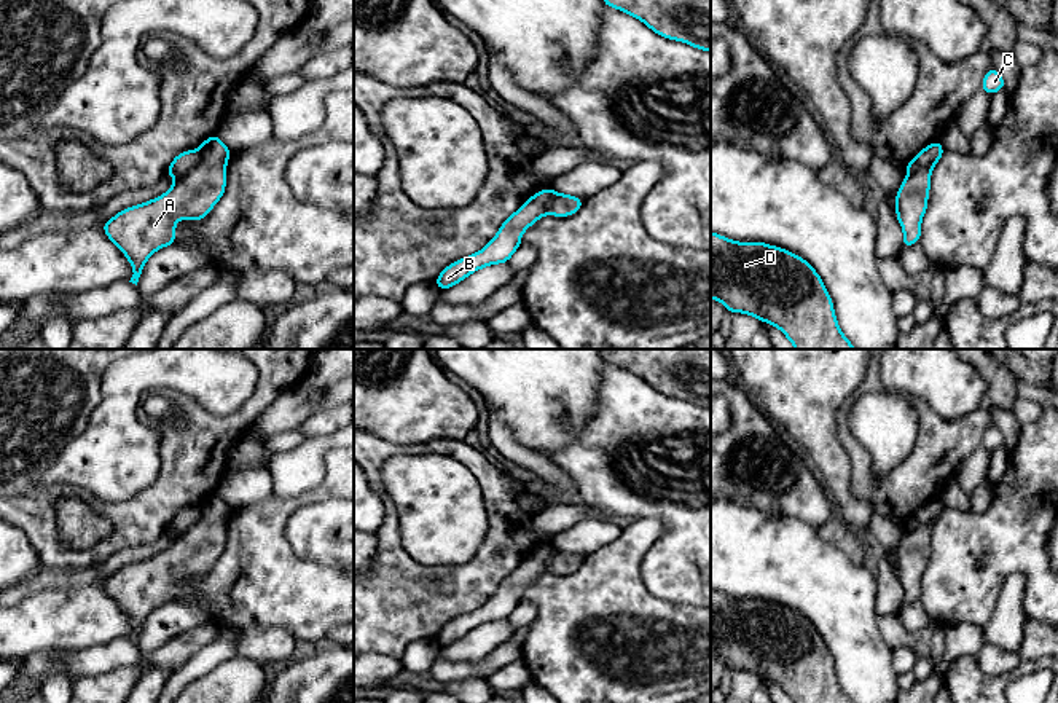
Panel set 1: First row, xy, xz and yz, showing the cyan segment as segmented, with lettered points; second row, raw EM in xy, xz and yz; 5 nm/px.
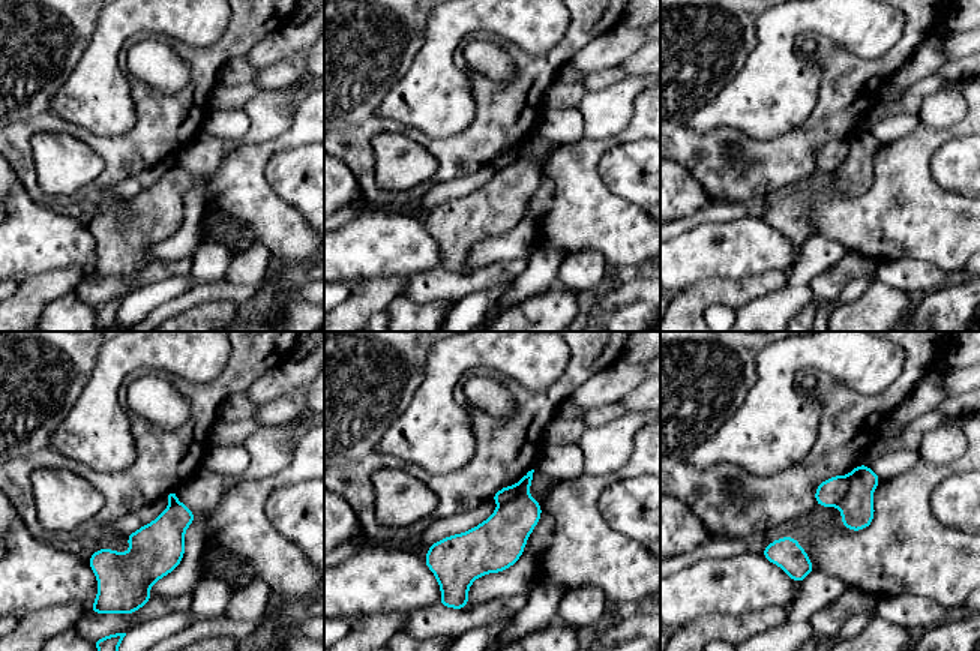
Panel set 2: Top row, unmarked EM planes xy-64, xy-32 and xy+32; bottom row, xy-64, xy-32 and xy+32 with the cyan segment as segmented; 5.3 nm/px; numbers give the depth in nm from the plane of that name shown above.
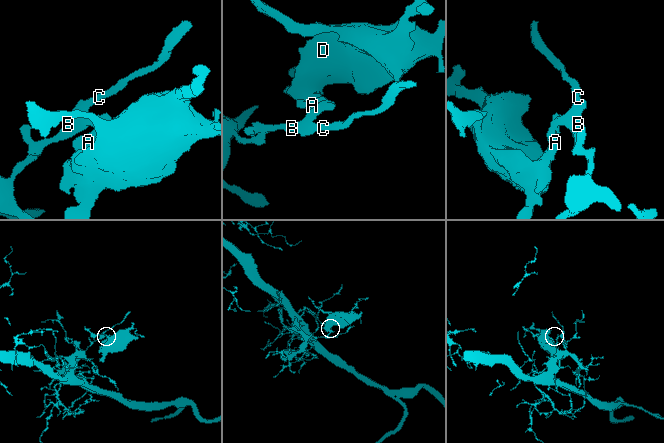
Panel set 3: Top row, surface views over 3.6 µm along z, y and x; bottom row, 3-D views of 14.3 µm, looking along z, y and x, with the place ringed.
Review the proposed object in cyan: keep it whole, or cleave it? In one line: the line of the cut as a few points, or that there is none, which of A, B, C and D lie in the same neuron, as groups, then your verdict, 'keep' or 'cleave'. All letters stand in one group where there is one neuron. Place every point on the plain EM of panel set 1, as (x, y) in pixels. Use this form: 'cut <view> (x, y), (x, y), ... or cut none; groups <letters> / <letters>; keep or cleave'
cut xy (199, 507), (199, 517), (176, 538); groups A D / B C; cleave

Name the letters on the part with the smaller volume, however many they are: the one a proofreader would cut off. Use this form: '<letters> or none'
A, D

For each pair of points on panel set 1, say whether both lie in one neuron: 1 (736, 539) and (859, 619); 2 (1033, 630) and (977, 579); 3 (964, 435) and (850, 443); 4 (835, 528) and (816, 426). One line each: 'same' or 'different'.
1: same
2: different
3: same
4: different

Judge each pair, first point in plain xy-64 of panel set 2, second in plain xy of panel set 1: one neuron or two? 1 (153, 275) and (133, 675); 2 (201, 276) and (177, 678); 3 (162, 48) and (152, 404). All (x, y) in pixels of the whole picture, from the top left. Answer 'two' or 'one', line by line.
1: two
2: one
3: one

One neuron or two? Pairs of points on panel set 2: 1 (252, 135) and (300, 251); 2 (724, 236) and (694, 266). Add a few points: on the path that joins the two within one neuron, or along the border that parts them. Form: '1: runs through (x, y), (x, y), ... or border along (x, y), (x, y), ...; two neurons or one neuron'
1: border along (287, 126), (278, 135), (236, 147), (224, 159); two neurons
2: runs through (716, 243), (701, 258); one neuron

